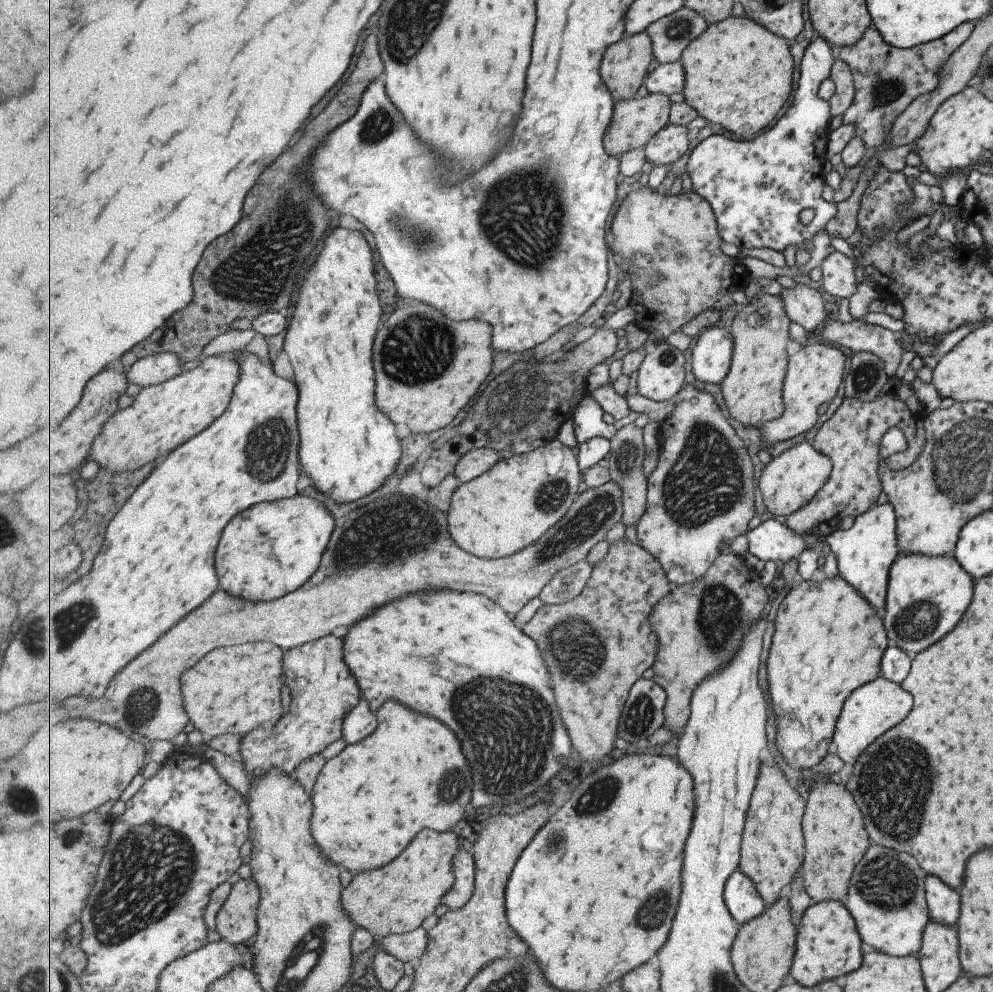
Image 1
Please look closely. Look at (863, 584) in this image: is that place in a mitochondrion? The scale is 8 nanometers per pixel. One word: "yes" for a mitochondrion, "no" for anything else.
no

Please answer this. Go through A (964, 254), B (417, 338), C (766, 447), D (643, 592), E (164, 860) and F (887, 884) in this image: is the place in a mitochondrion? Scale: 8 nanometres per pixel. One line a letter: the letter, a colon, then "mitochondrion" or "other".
A: other
B: mitochondrion
C: other
D: other
E: mitochondrion
F: mitochondrion

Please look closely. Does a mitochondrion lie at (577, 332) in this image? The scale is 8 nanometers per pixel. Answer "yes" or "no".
no

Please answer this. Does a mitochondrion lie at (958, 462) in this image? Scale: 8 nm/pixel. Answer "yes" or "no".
yes

